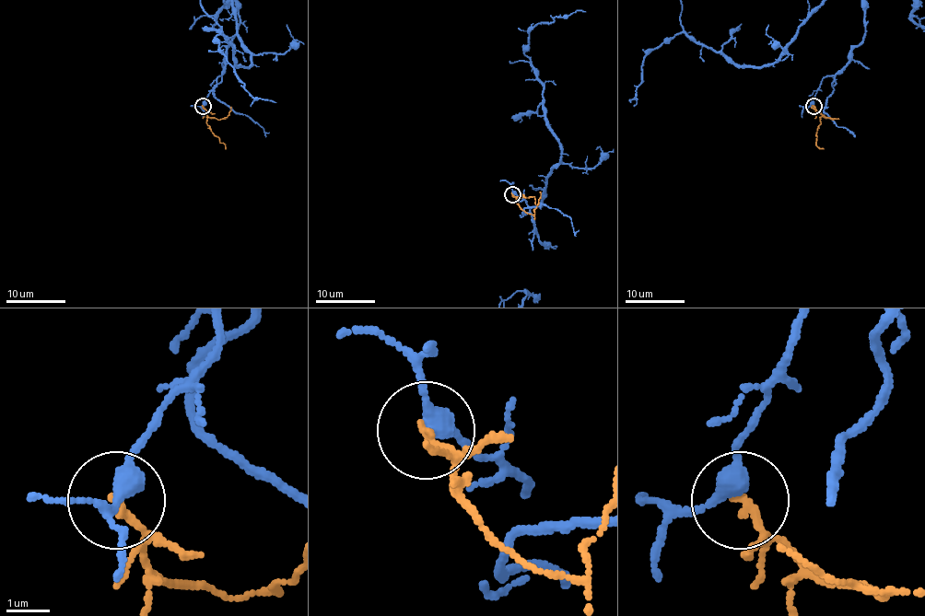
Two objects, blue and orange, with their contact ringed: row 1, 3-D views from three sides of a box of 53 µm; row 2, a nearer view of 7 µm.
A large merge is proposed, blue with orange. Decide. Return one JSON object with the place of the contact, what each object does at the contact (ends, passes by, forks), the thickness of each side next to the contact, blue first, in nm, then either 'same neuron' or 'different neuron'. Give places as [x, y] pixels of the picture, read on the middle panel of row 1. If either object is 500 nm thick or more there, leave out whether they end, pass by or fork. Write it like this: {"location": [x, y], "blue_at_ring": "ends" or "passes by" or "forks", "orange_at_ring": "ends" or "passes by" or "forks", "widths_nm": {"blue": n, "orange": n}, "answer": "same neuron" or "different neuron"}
{"location": [512, 194], "blue_at_ring": "passes by", "orange_at_ring": "ends", "widths_nm": {"blue": 360, "orange": 190}, "answer": "different neuron"}

